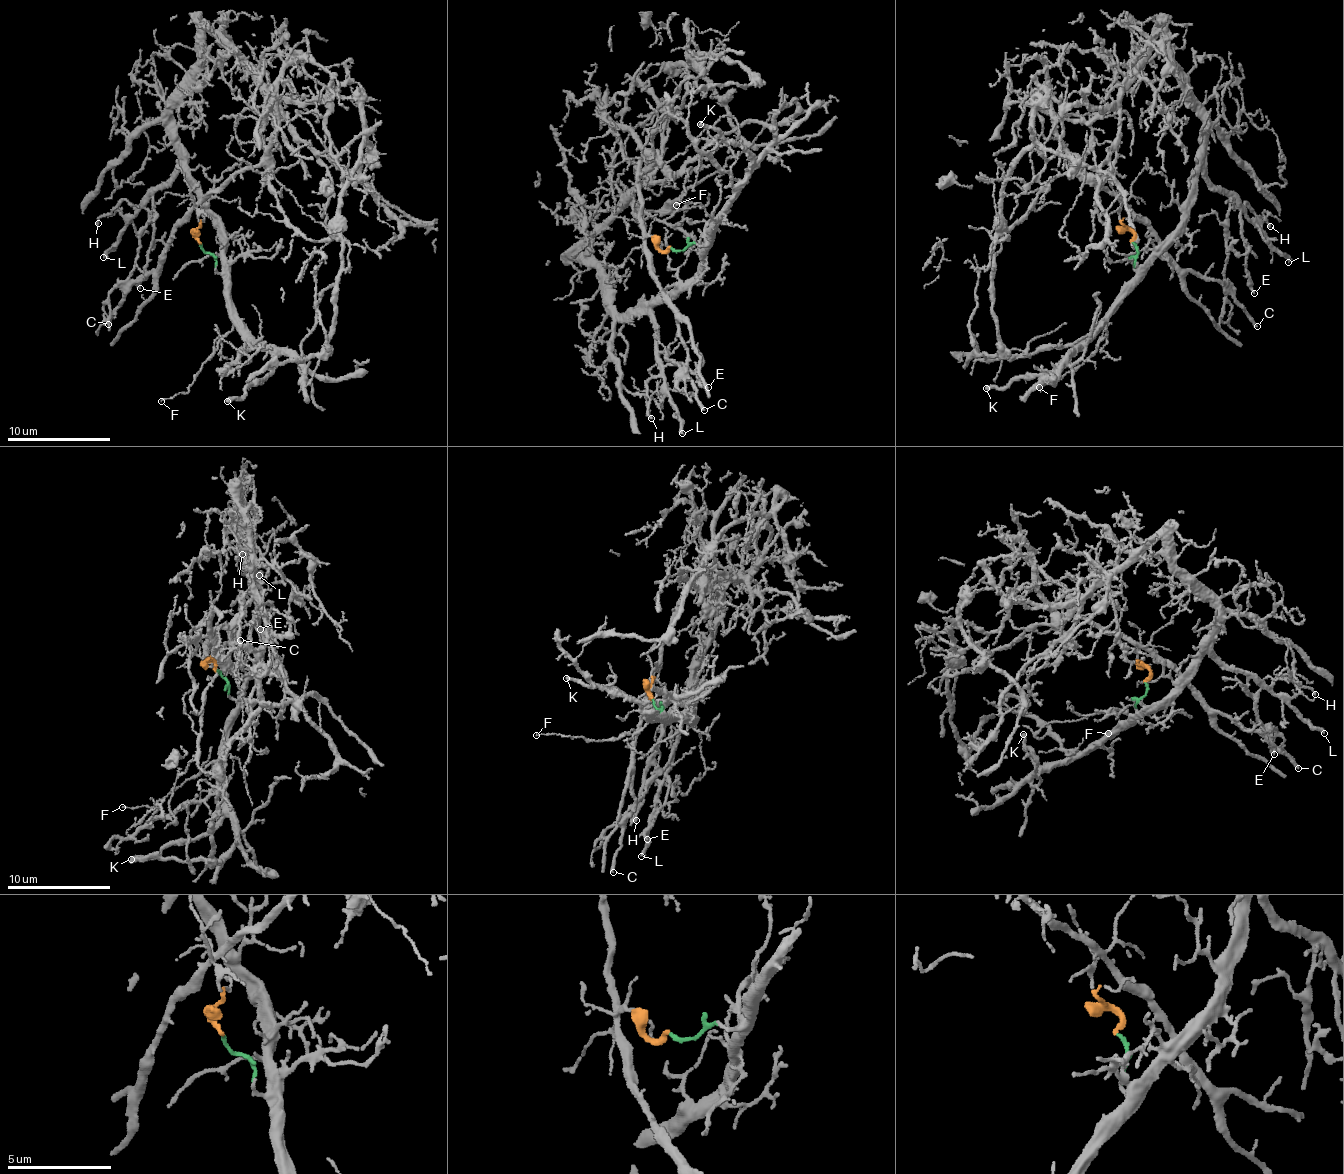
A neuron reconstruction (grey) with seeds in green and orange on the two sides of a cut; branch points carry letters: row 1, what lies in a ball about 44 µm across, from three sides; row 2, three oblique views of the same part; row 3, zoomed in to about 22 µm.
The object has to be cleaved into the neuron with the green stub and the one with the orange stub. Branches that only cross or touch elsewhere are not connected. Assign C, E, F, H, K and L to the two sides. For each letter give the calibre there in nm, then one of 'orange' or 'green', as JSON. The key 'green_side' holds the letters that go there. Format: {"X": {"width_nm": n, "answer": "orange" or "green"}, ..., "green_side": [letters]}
{"C": {"width_nm": 240, "answer": "orange"}, "E": {"width_nm": 200, "answer": "green"}, "F": {"width_nm": 110, "answer": "green"}, "H": {"width_nm": 170, "answer": "green"}, "K": {"width_nm": 280, "answer": "green"}, "L": {"width_nm": 240, "answer": "green"}, "green_side": ["E", "F", "H", "K", "L"]}

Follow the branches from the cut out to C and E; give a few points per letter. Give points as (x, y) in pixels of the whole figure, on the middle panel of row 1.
C: (671, 248), (661, 250), (651, 235), (645, 240), (653, 273), (675, 316), (697, 398), (704, 409)
E: (671, 248), (690, 243), (706, 251), (698, 252), (698, 268), (652, 313), (661, 364), (688, 366), (708, 386)

